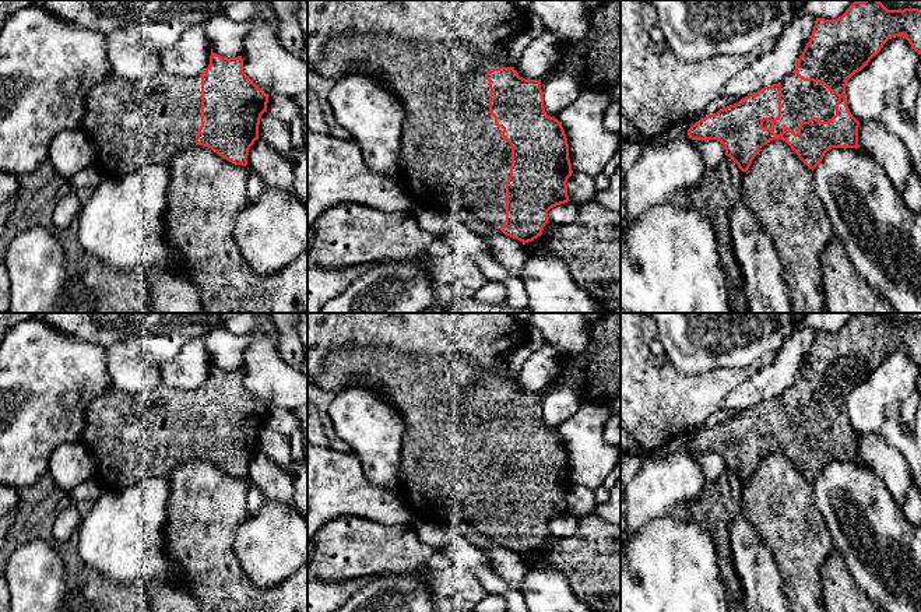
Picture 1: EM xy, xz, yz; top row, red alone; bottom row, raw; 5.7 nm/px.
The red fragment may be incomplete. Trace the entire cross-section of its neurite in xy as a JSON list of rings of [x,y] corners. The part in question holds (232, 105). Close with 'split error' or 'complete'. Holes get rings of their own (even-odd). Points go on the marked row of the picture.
[[[211,49],[210,64],[197,77],[176,77],[162,71],[136,82],[112,73],[91,88],[81,129],[98,148],[102,177],[120,177],[151,163],[168,165],[177,152],[193,145],[208,147],[224,159],[246,166],[249,150],[259,140],[259,124],[267,112],[268,96],[245,74],[242,56],[228,59]]]; split error

